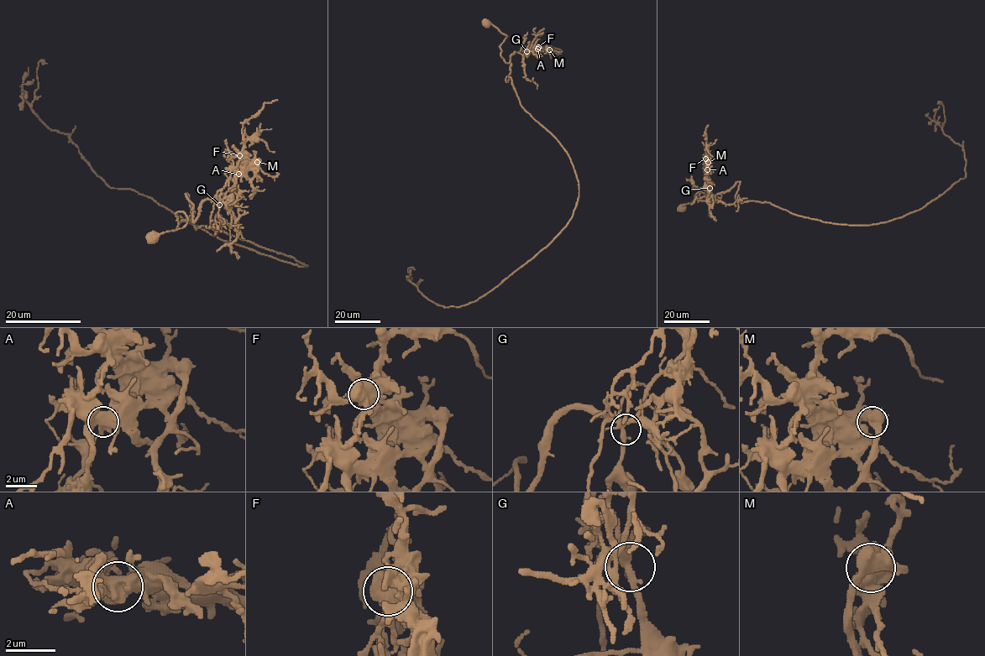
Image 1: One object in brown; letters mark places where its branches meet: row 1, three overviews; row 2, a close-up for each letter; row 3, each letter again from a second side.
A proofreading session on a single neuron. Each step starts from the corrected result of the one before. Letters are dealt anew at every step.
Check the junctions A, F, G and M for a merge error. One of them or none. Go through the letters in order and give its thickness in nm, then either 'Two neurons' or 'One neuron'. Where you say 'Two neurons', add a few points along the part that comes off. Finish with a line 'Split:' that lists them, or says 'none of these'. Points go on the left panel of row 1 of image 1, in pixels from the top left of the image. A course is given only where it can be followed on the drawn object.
A: Thickness 650 nm. Two neurons. Course of the part to remove: (238, 174), (243, 162), (243, 124), (254, 117), (264, 103), (277, 99)
F: Thickness 650 nm. One neuron
G: Thickness 300 nm. One neuron
M: Thickness 550 nm. One neuron
Split: A

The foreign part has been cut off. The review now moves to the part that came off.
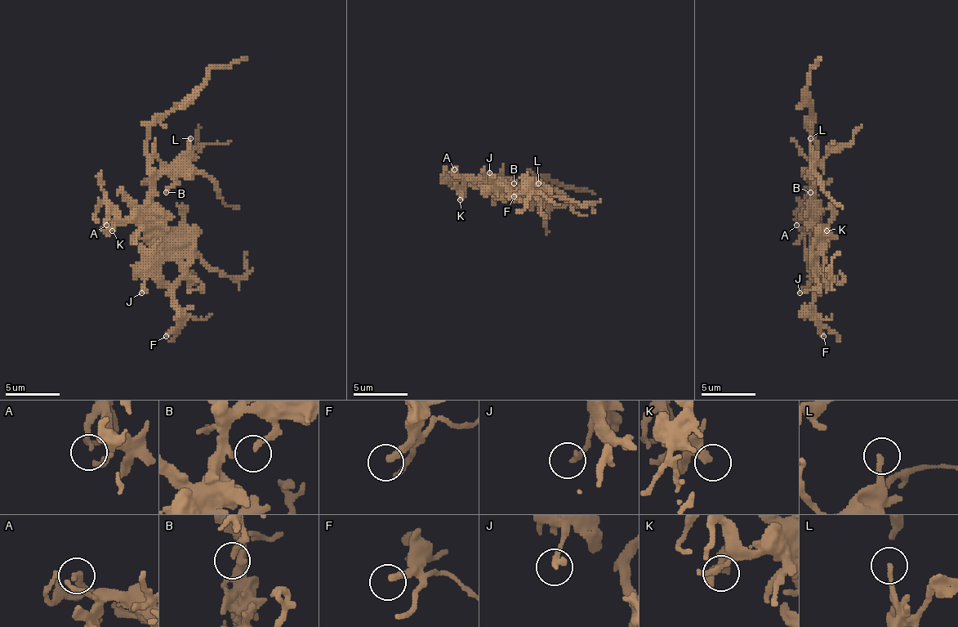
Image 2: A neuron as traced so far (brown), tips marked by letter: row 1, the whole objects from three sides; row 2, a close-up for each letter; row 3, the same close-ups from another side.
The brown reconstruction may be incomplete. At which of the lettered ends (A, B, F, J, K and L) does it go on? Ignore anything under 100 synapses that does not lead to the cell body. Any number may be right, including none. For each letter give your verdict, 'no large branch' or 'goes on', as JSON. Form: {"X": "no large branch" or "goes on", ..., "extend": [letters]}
{"A": "no large branch", "B": "no large branch", "F": "goes on", "J": "no large branch", "K": "no large branch", "L": "no large branch", "extend": ["F"]}

